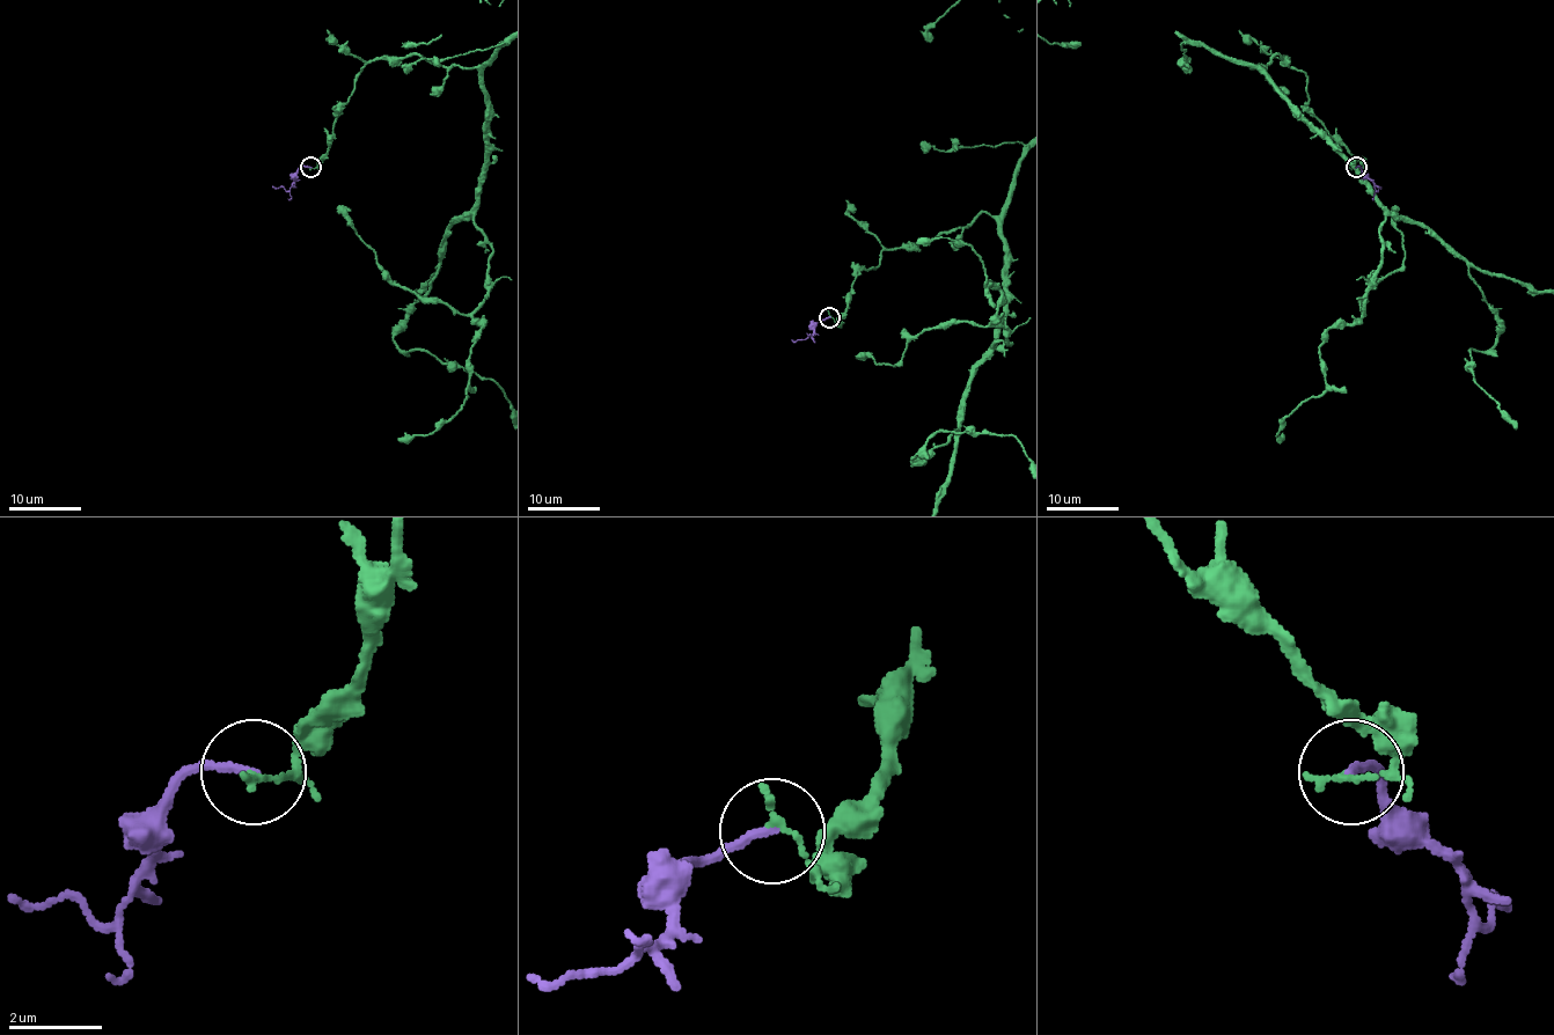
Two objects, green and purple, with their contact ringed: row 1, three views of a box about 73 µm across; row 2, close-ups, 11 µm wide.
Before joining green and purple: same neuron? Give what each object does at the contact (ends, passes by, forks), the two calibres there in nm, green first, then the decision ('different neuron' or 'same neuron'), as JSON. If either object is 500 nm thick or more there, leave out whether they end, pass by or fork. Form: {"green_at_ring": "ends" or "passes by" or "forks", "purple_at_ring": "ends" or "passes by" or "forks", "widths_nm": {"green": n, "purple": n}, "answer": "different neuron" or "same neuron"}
{"green_at_ring": "ends", "purple_at_ring": "ends", "widths_nm": {"green": 160, "purple": 190}, "answer": "different neuron"}

